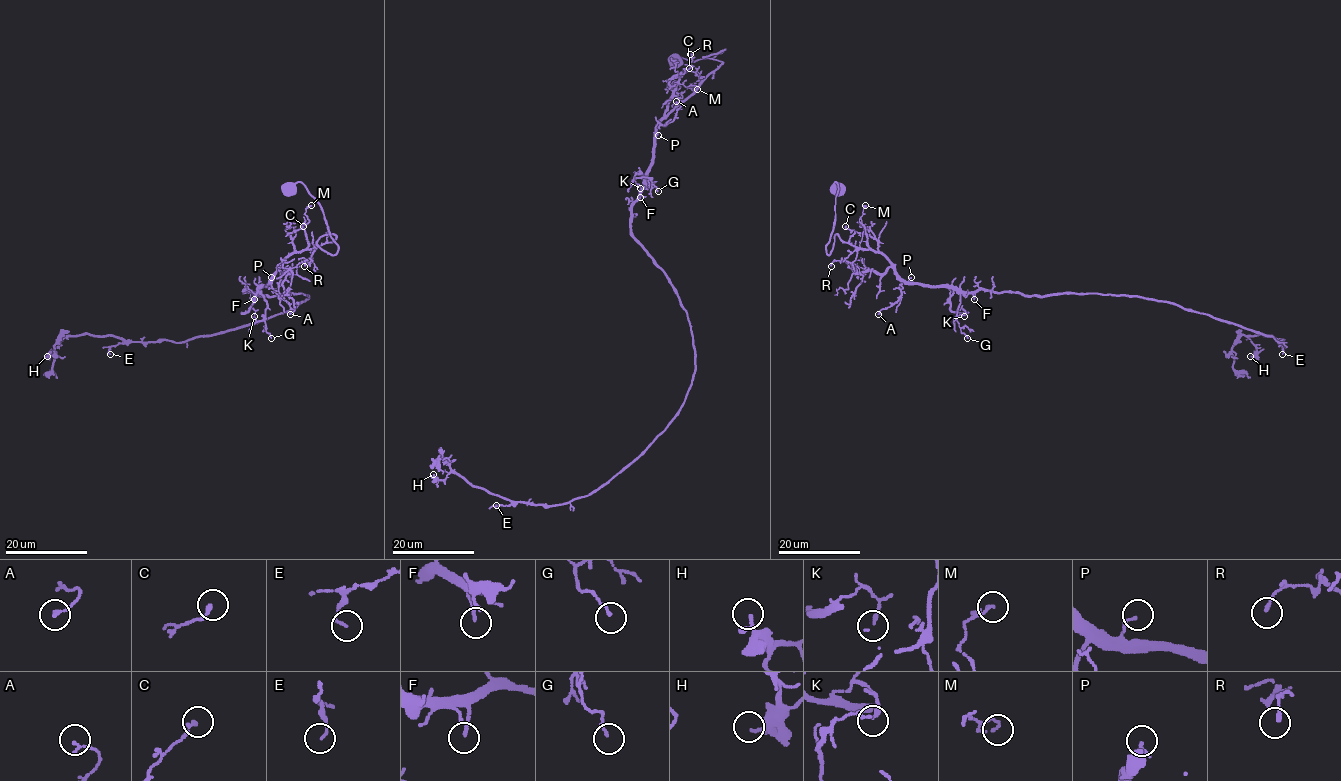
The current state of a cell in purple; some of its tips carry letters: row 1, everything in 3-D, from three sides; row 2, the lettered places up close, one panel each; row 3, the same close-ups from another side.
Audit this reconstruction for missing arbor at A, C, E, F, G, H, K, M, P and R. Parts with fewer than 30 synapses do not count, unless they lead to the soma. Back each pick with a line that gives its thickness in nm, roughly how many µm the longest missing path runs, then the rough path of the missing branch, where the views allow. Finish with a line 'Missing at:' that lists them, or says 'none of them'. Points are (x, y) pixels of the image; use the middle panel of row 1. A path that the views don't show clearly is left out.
Missing at: none of them

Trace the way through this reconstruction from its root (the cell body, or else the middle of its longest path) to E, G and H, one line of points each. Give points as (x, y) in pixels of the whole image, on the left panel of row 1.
E: (287, 190), (305, 186), (338, 251), (321, 236), (335, 238), (244, 292), (304, 301), (110, 354)
G: (287, 190), (305, 186), (338, 251), (324, 251), (321, 236), (335, 238), (293, 251), (259, 289), (271, 338)
H: (287, 190), (338, 251), (321, 236), (244, 292), (295, 309), (47, 356)

